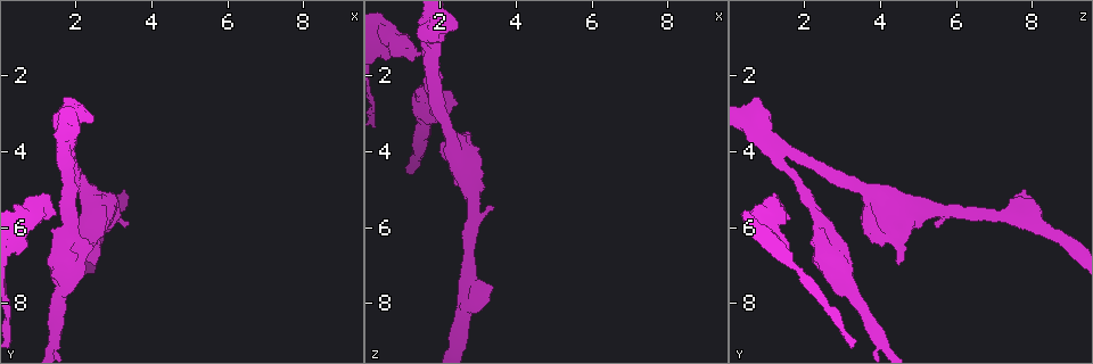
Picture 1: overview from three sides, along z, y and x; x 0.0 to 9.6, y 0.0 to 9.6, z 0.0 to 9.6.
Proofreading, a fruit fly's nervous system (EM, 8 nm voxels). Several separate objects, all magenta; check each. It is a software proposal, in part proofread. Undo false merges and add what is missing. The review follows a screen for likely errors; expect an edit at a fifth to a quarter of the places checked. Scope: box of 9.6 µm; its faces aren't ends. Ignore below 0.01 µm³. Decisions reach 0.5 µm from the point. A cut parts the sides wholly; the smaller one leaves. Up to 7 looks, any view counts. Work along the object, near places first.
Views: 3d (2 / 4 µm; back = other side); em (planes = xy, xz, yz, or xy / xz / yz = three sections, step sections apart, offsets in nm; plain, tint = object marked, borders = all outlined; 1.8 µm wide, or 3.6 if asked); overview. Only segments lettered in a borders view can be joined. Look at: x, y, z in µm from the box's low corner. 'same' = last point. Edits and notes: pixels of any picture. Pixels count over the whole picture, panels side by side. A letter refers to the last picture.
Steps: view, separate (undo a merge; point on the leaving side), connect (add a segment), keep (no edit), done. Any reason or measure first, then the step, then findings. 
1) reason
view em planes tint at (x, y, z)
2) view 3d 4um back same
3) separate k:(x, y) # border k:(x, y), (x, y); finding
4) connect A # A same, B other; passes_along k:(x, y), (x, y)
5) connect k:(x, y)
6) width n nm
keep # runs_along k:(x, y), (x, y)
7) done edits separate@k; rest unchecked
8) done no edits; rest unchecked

an open end
view em xz step 4 borders at (3.30, 5.00, 7.85)

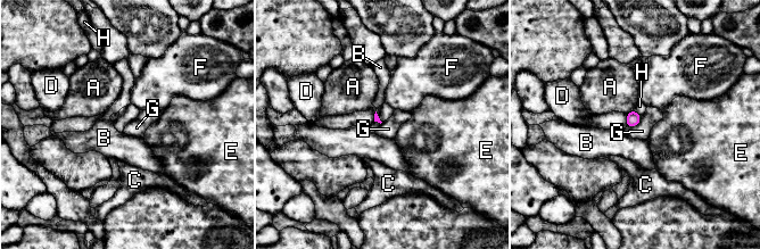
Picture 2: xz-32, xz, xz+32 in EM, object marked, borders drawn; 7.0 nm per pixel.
keep # A other, B other, C other, D other, E other, F other, G other, H other; border 2:(642, 117), (630, 129); none of them fits

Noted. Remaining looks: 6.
free end
view 3d 4um at (2.50, 6.95, 4.50)

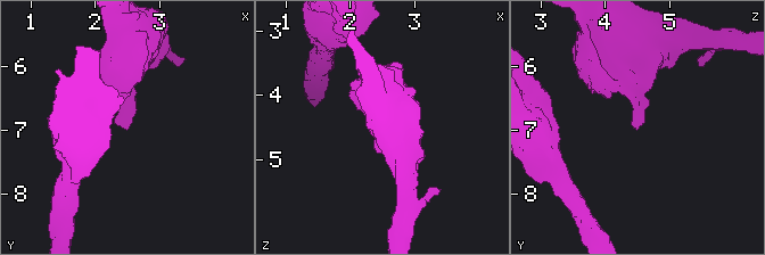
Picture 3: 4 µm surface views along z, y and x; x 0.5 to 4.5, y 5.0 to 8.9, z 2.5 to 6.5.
shape alone is not enough
view em xz step 8 tint at (2.45, 6.95, 4.45)

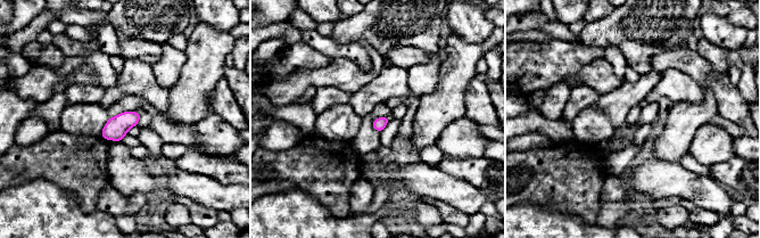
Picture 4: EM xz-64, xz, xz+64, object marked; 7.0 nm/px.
view em xz step 8 borders same

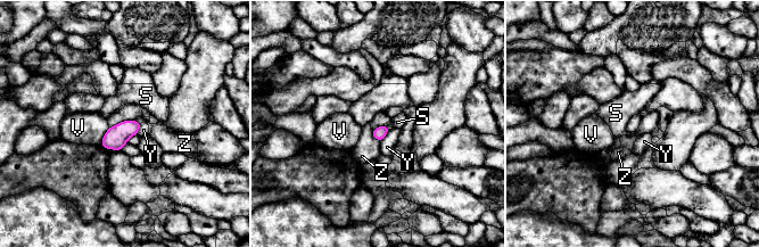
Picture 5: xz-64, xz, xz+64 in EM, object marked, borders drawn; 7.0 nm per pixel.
keep # S other, V other, Y other, Z other; border 5:(140, 122), (122, 121), (109, 128); no lettered segment goes on from it

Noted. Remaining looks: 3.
free end
view em yz step 4 borders at (1.45, 5.70, 1.40)

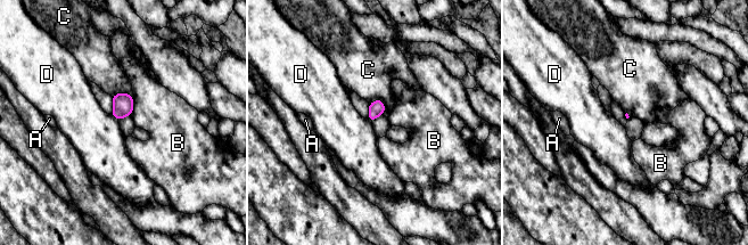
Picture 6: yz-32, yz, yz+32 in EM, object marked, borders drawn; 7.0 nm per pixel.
cut it another way
view em planes borders same

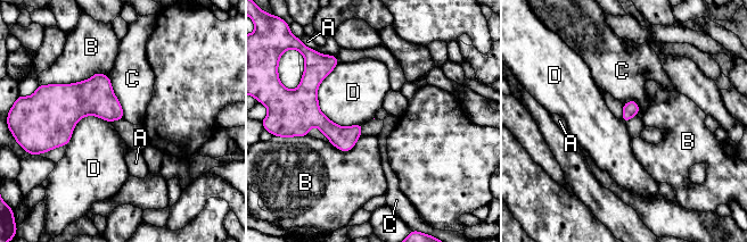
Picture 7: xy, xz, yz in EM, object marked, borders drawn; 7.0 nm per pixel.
keep # A other, B other, C other, D other; border 7:(338, 61), (318, 108), (350, 127); no lettered segment goes on from it

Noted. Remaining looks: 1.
done no edits; rest unchecked

